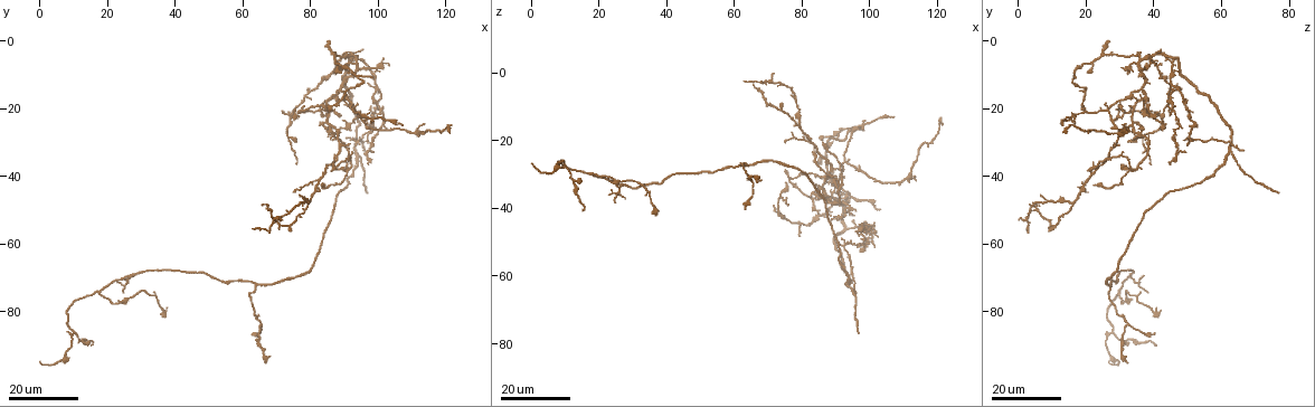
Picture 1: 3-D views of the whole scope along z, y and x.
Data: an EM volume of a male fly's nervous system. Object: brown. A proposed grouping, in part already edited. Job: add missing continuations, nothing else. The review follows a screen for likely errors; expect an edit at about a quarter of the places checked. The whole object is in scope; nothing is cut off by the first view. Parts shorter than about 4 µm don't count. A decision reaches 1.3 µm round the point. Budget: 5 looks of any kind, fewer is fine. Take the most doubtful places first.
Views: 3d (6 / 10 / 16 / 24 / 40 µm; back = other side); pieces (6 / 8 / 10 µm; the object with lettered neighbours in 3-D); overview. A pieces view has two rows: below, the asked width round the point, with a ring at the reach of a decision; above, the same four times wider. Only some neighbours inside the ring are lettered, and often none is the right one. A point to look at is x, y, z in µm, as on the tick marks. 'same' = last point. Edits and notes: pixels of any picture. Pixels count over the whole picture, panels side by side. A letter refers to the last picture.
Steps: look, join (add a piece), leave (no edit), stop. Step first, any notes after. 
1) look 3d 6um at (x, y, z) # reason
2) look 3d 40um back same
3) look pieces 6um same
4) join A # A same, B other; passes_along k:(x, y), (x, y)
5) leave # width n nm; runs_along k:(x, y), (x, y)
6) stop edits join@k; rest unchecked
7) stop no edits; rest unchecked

look 3d 16um at (96.5, 44.5, 77.5) # thin end

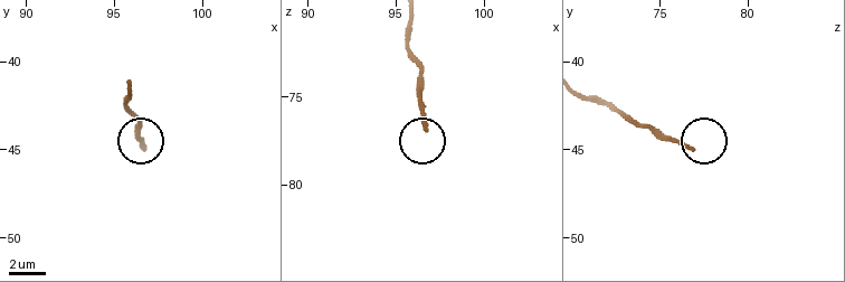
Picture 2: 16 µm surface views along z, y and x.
look pieces 6um at (96.8, 44.9, 76.7)

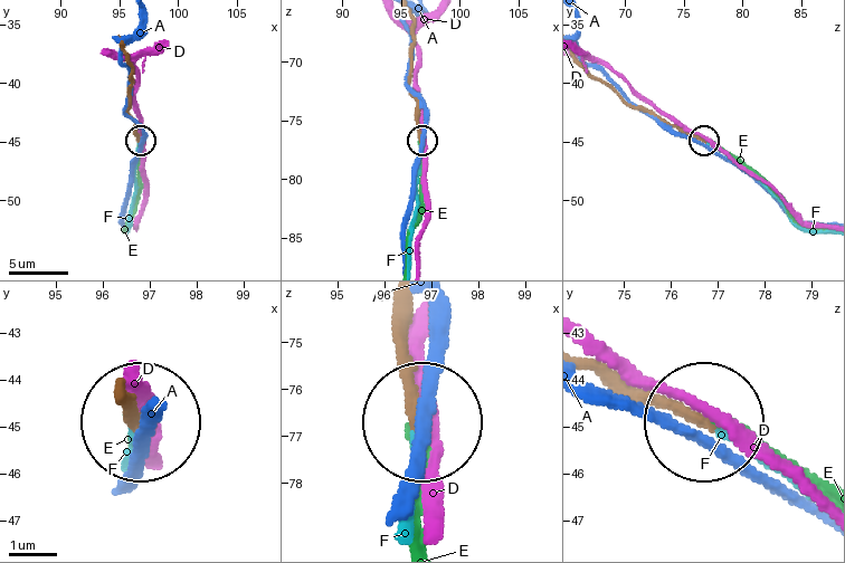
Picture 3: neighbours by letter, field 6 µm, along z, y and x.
join F # A other, D other, E other, F same; passes_along 3:(417, 111), (420, 170), (408, 263); the neuron continues

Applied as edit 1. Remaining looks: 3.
look overview

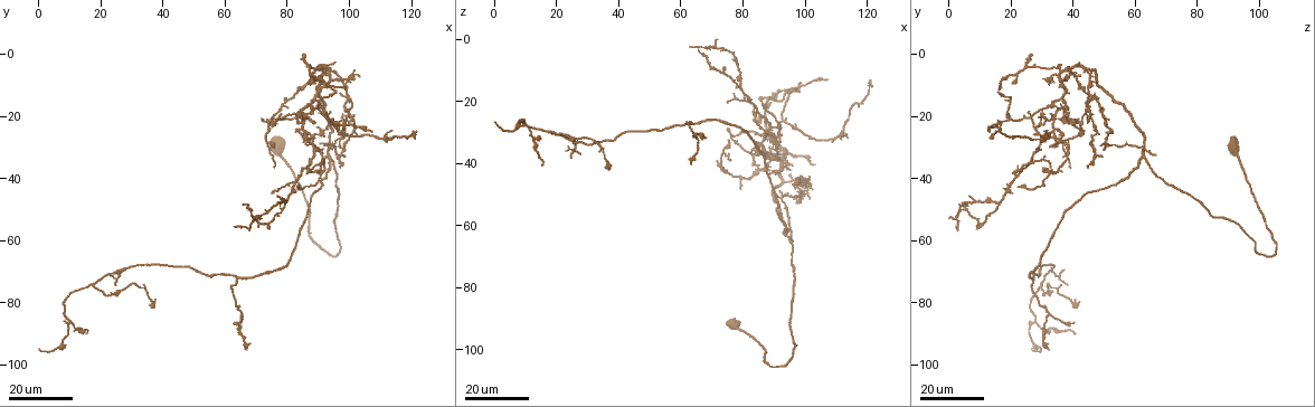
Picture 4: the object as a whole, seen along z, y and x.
look 3d 16um at (76, 29, 32) # branch stops here

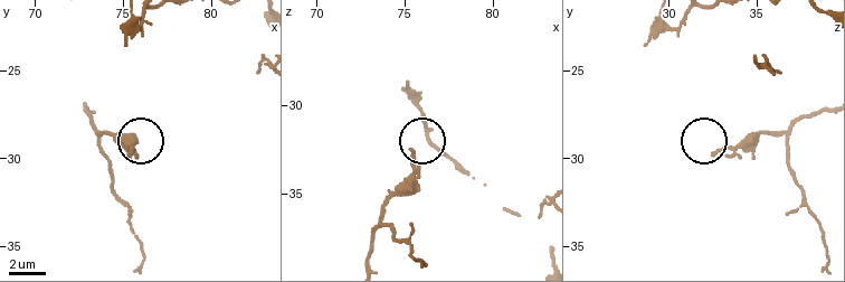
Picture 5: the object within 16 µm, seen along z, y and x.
look pieces 6um at (75.4, 29.8, 32.4) # what lies round it

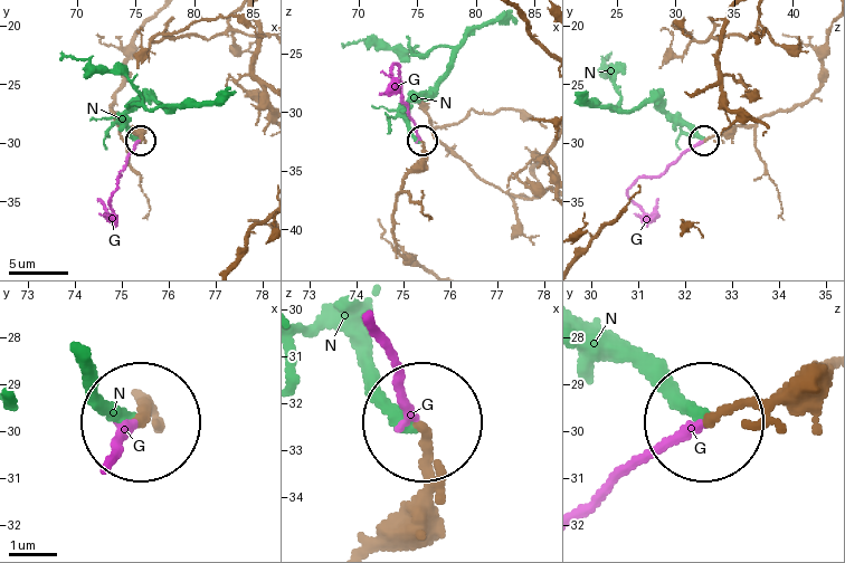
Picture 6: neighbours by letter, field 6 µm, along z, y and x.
join G # width 170 nm; G same, N other; passes_along 6:(361, 541), (421, 469), (421, 425), (378, 325); it goes on there

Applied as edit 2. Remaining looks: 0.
stop edits join@3, join@6; rest unchecked

